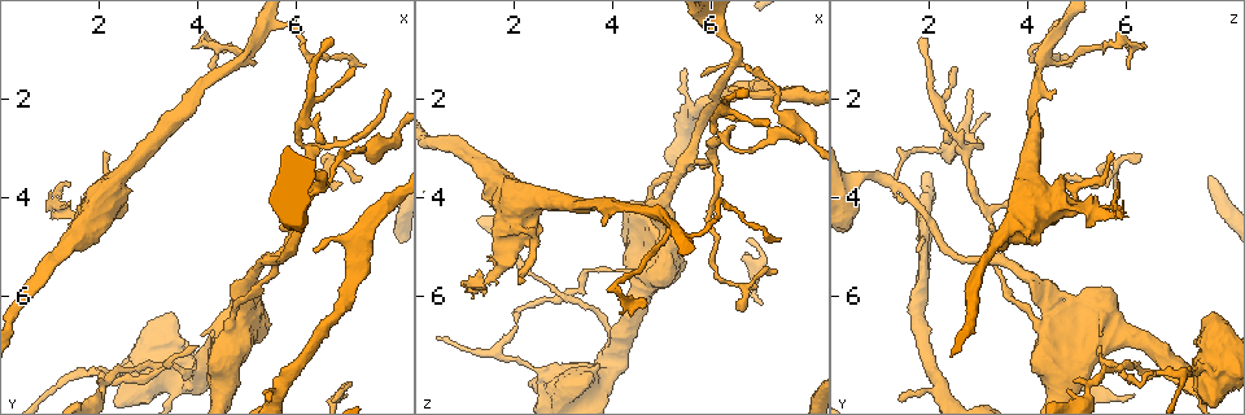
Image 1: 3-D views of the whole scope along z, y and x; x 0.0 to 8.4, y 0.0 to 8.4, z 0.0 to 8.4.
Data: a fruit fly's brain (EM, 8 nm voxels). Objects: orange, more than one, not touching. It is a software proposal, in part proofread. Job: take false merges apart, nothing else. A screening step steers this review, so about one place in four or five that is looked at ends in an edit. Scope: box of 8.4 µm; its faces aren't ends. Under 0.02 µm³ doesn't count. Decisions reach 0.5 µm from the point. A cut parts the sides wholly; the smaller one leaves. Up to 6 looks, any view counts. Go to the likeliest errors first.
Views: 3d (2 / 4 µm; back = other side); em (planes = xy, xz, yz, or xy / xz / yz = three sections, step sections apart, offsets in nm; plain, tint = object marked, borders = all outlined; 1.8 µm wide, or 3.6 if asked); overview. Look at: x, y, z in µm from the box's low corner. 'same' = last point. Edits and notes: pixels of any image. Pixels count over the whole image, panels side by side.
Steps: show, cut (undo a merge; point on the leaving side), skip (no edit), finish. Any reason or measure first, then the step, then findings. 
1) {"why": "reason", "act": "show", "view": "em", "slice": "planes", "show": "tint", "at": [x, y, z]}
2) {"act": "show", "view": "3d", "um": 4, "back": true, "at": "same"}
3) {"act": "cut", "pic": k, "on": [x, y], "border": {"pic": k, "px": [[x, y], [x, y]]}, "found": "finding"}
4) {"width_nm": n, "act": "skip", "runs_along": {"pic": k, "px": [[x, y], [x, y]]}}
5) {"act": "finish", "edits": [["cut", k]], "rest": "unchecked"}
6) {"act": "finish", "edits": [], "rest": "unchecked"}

{"why": "a narrow waist", "act": "show", "view": "3d", "um": 2, "at": [5.50, 5.25, 3.20]}

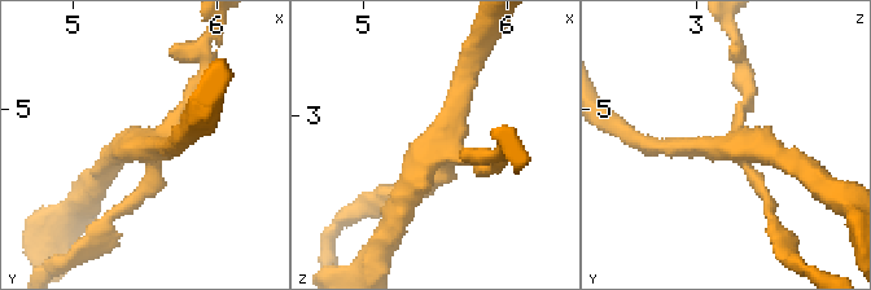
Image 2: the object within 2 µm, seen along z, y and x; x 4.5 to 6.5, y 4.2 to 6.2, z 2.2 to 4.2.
{"why": "now the EM", "act": "show", "view": "em", "slice": "planes", "show": "tint", "at": [5.50, 5.26, 3.26]}

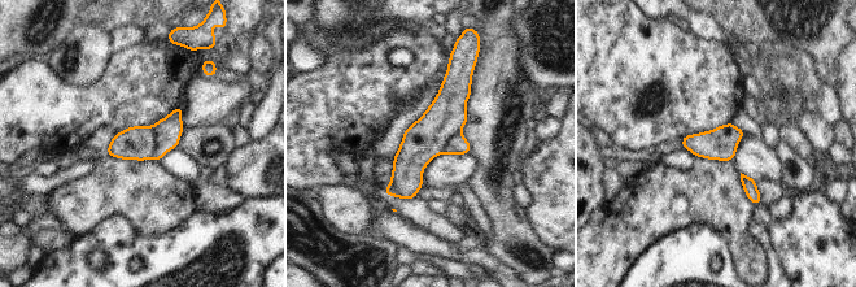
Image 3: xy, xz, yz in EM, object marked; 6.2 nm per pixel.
{"width_nm": 200, "act": "cut", "pic": 3, "on": [167, 131], "border": {"pic": 3, "px": [[152, 127], [154, 147], [149, 157]]}, "found": "a second neuron is stuck on"}

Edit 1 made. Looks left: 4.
{"why": "closes a loop", "act": "show", "view": "em", "slice": "planes", "show": "borders", "at": [1.55, 4.25, 5.05]}

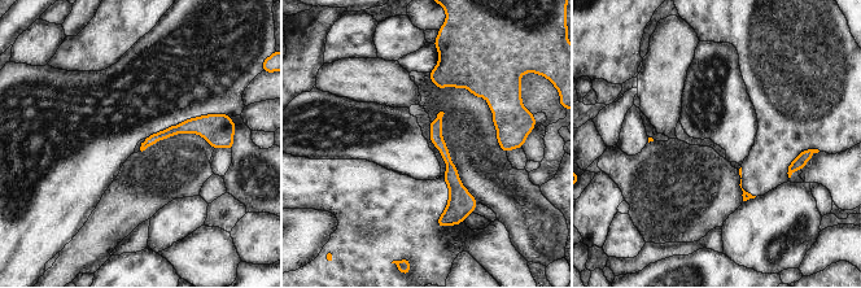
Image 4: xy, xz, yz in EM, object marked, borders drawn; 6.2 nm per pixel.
{"act": "skip", "runs_along": {"pic": 4, "px": [[438, 120], [454, 183], [446, 218]]}, "found": "one neuron here"}

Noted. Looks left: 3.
{"why": "redraw", "act": "show", "view": "overview"}

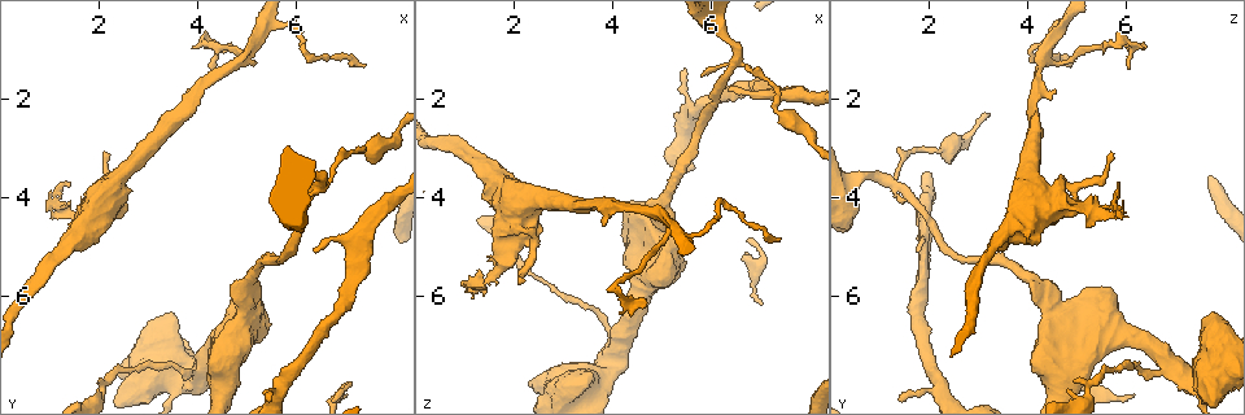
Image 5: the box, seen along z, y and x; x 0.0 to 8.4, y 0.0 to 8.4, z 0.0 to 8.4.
{"why": "thick turns thin", "act": "show", "view": "em", "slice": "yz", "step": 8, "show": "tint", "at": [7.35, 5.05, 1.90]}

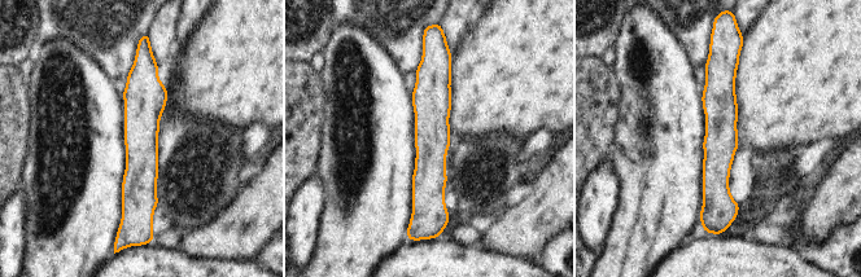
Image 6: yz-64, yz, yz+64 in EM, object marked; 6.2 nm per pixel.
{"act": "skip", "runs_along": {"pic": 6, "px": [[423, 64], [431, 74], [436, 219]]}, "found": "continuous, no second neuron"}

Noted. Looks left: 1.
{"act": "finish", "edits": [["cut", 3]], "rest": "unchecked"}

